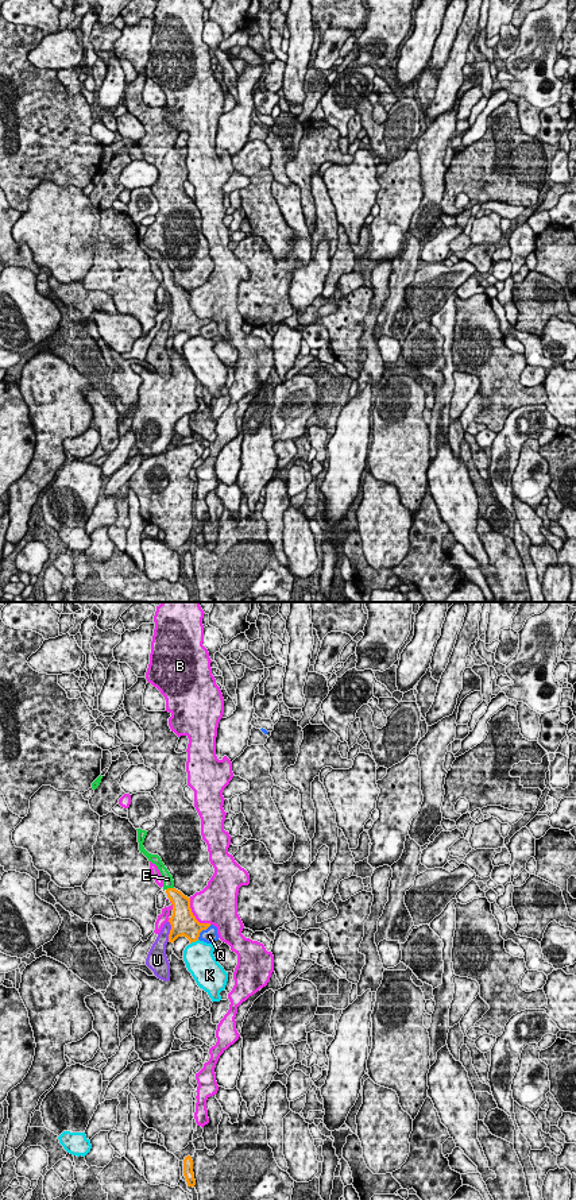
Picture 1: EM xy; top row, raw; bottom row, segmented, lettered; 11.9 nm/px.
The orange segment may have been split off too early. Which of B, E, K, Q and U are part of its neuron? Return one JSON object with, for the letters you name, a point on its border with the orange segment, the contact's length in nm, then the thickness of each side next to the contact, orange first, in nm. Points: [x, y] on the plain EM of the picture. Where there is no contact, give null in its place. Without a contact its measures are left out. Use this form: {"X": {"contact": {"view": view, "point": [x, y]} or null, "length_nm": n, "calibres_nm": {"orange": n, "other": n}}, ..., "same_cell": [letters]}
{"E": {"contact": {"view": "xy", "point": [169, 284]}, "length_nm": 100, "calibres_nm": {"orange": 220, "other": 130}}, "same_cell": ["E"]}

